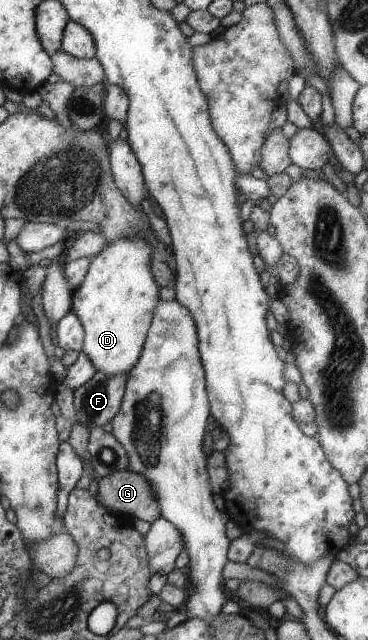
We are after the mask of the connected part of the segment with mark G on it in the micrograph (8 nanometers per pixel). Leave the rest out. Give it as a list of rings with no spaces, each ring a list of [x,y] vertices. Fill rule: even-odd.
[[[115,471],[97,479],[99,491],[96,499],[107,509],[113,509],[126,518],[141,519],[153,523],[161,516],[153,487],[145,475],[133,471]]]

